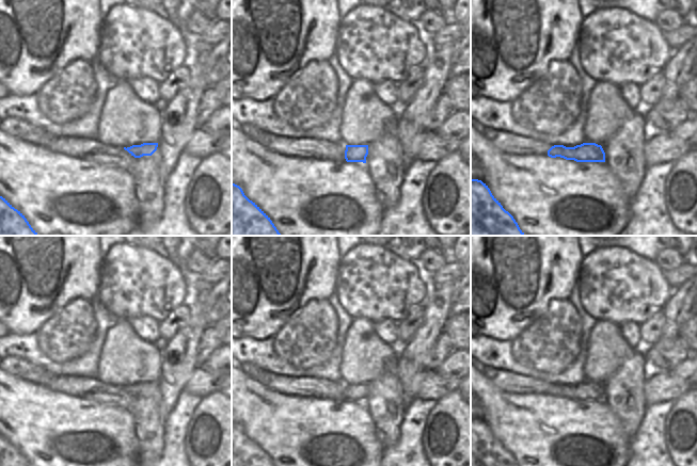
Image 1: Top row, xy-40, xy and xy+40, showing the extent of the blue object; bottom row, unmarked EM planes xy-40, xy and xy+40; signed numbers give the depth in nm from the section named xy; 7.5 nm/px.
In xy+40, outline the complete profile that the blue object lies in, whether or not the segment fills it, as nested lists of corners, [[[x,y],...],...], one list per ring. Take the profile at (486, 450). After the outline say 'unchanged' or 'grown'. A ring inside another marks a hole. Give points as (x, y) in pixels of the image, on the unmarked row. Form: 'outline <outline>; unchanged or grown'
outline [[[471,418],[471,466],[519,466],[486,422]]]; unchanged

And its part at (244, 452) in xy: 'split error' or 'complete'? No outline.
complete

